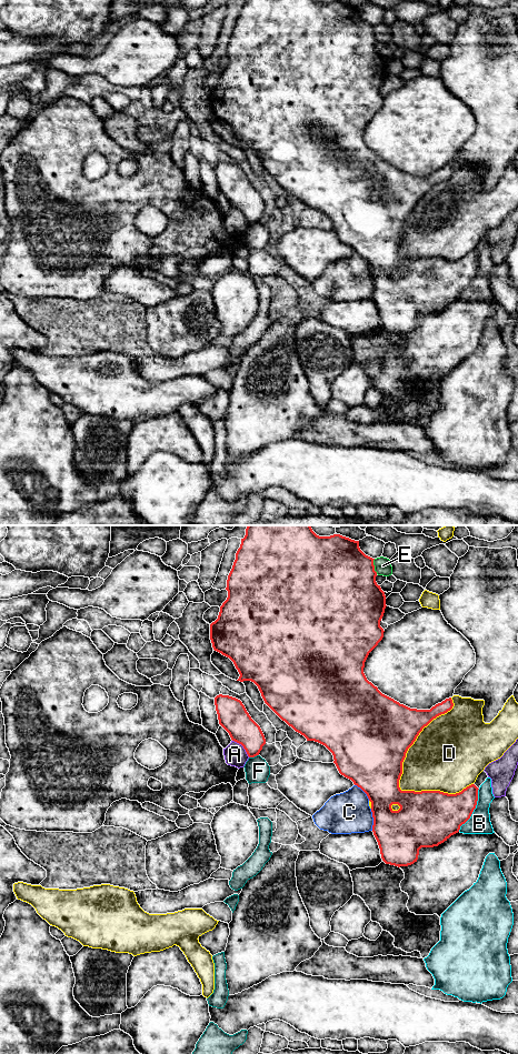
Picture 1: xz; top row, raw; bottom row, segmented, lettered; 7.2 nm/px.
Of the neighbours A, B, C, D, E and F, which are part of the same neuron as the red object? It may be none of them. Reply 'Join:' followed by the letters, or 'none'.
Join: none

